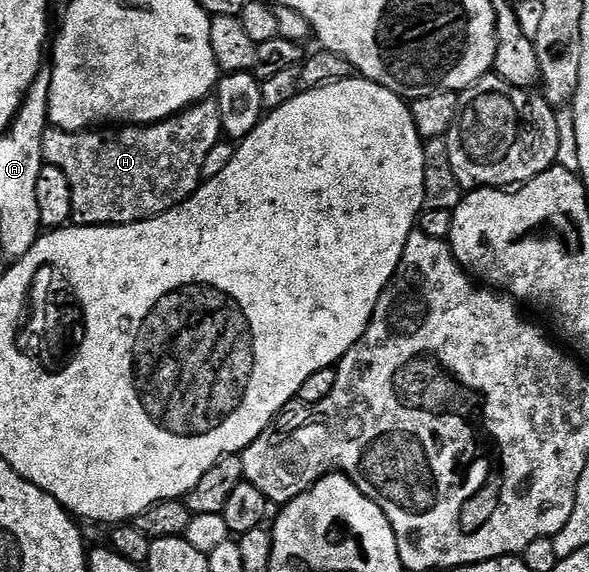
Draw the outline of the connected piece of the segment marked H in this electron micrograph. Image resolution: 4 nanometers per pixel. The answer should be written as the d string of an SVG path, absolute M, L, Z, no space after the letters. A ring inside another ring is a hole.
M205 98L156 124L78 132L47 127L42 158L64 170L72 186L75 225L98 228L102 224L135 224L187 200L203 183L202 167L208 150L223 136L220 110L213 98Z

